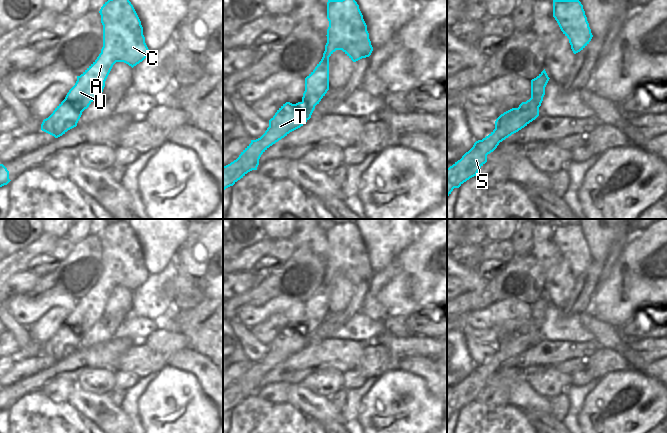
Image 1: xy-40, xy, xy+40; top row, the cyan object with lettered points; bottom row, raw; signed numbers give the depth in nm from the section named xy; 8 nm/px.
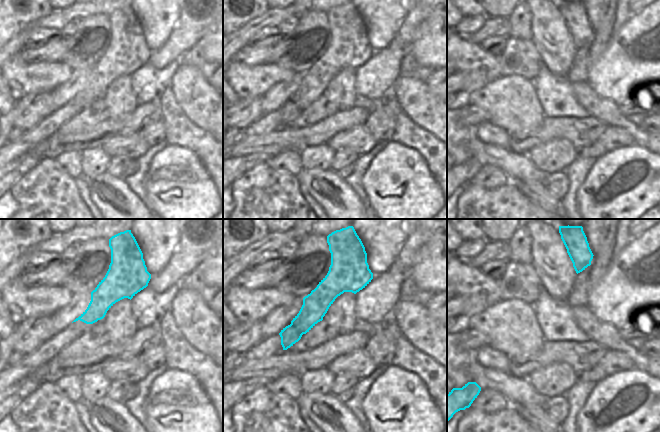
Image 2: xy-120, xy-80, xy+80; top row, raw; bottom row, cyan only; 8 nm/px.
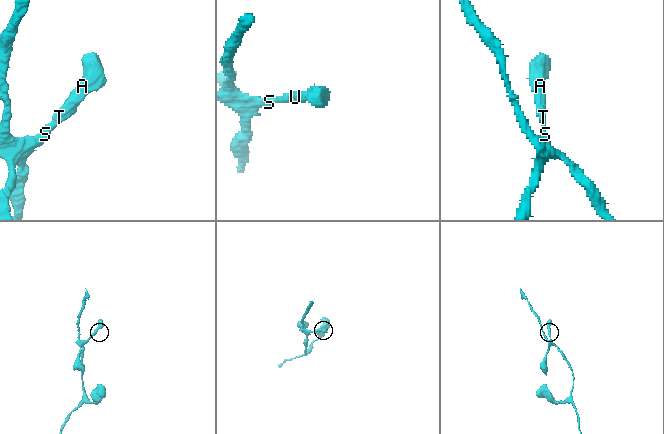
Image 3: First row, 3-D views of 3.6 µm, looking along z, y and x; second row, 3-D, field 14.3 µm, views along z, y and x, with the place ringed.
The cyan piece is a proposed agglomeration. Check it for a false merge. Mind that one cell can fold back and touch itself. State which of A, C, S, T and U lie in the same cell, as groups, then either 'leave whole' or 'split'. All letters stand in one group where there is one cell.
A C S T U | leave whole

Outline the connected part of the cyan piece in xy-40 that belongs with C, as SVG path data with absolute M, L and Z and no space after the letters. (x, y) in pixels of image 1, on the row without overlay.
M127 220L109 223L99 235L103 249L103 271L97 283L80 299L75 309L53 337L41 348L41 354L58 362L77 350L82 336L103 316L105 305L116 286L124 286L132 292L142 286L149 273L145 267L141 245Z

